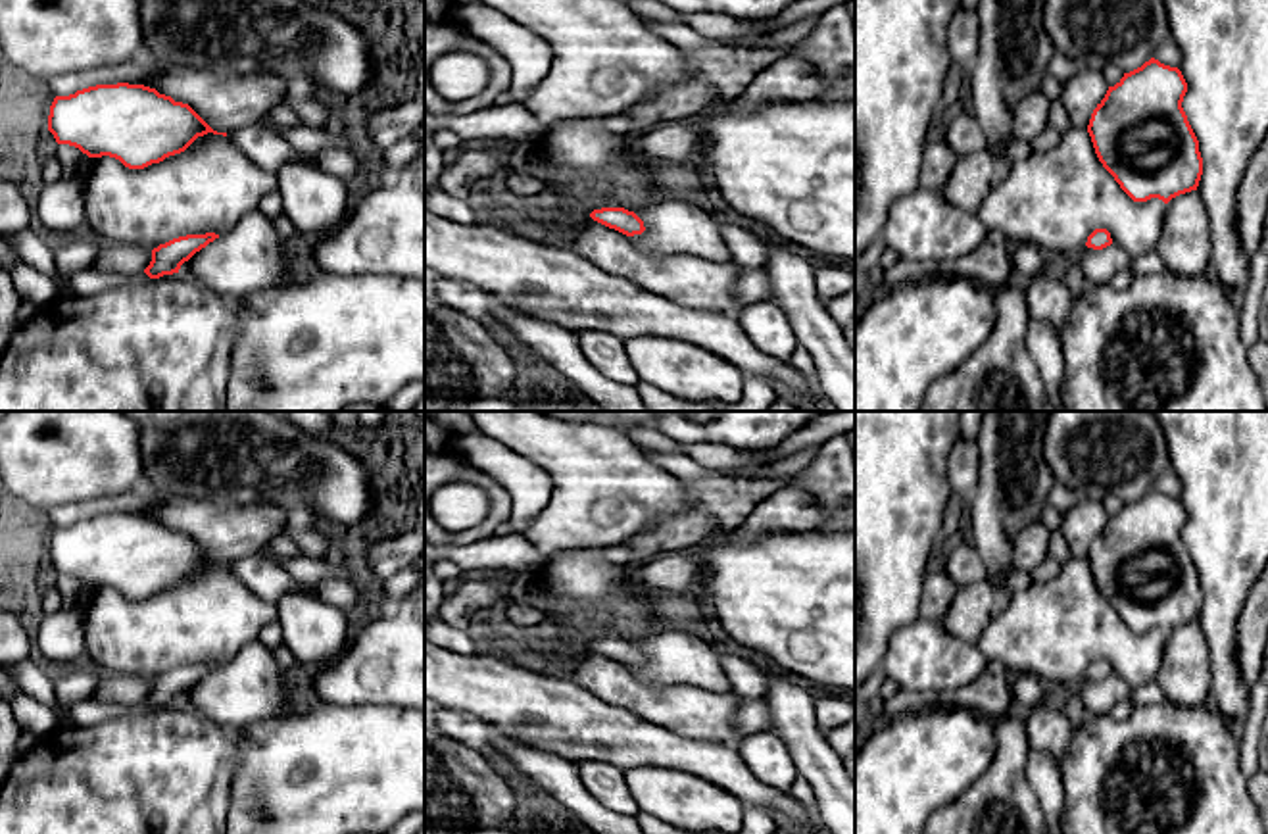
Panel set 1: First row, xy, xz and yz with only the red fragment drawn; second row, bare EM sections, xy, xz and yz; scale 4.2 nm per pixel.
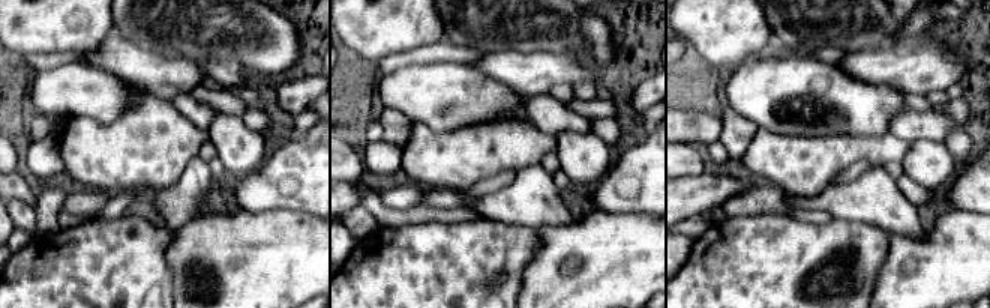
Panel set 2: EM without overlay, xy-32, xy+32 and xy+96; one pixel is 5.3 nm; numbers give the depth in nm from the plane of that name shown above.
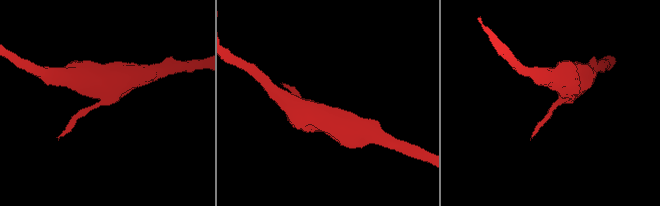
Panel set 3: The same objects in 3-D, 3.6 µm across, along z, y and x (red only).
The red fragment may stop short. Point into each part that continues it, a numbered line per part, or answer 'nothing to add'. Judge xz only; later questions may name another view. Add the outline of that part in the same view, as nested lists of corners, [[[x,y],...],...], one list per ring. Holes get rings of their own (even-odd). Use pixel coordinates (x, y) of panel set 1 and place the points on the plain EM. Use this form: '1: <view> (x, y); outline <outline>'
nothing to add

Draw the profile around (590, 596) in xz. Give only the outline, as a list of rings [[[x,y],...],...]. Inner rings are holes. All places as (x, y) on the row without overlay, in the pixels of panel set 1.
[[[574,548],[546,557],[538,573],[542,594],[549,600],[544,615],[561,626],[551,638],[573,671],[573,680],[603,699],[647,723],[686,738],[738,744],[732,694],[701,688],[665,688],[638,680],[630,667],[590,648],[594,640],[624,638],[640,642],[659,632],[659,613],[651,596],[630,588],[636,565],[613,563],[603,548]]]

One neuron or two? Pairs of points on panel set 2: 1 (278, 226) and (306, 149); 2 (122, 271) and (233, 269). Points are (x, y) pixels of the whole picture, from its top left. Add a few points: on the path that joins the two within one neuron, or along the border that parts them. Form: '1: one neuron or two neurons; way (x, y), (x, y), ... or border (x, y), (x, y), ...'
1: two neurons; border (249, 211), (296, 209), (314, 217)
2: two neurons; border (174, 236), (167, 253), (171, 292)

